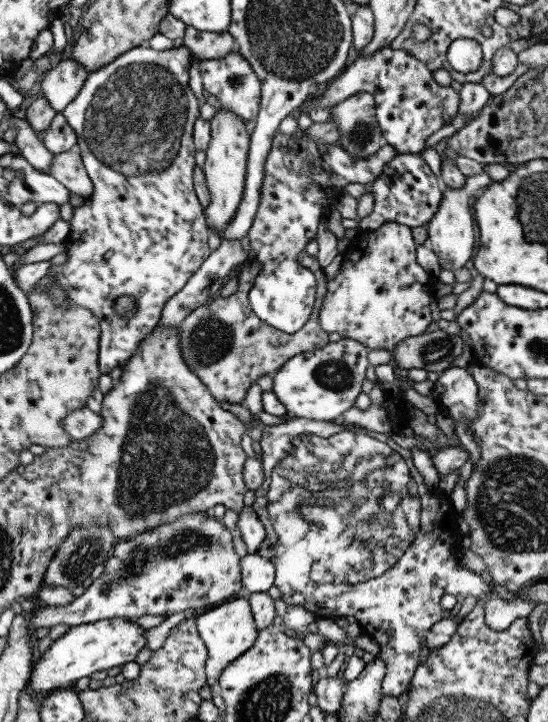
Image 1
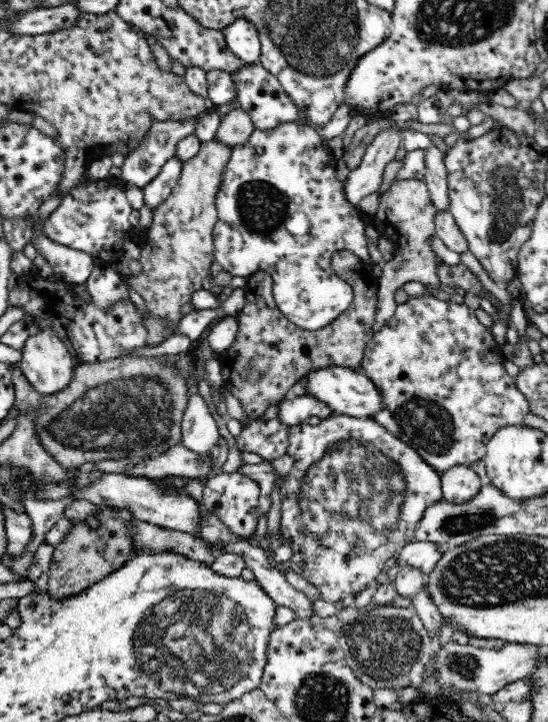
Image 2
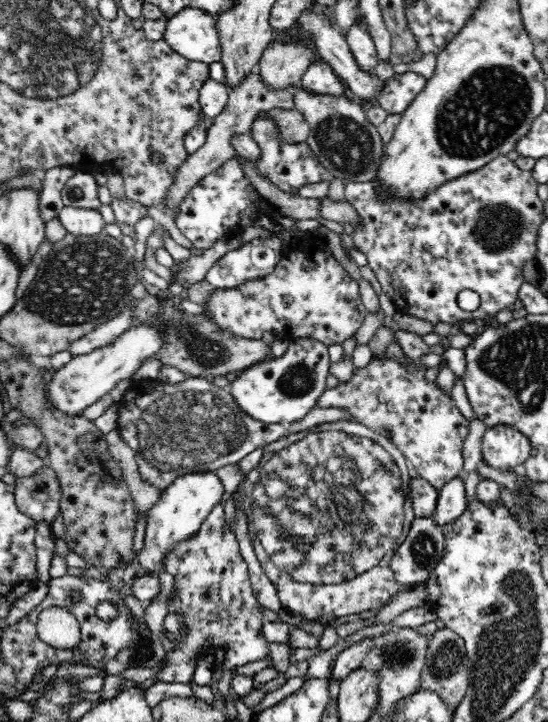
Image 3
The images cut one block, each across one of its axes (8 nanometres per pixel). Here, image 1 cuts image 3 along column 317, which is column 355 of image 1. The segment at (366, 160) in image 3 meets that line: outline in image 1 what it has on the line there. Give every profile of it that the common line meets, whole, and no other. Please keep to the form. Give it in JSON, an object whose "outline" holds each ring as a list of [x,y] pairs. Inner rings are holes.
{"outline":[[[360,92],[330,109],[332,120],[340,129],[338,145],[353,157],[367,157],[380,149],[383,134],[375,115],[375,99]]]}

